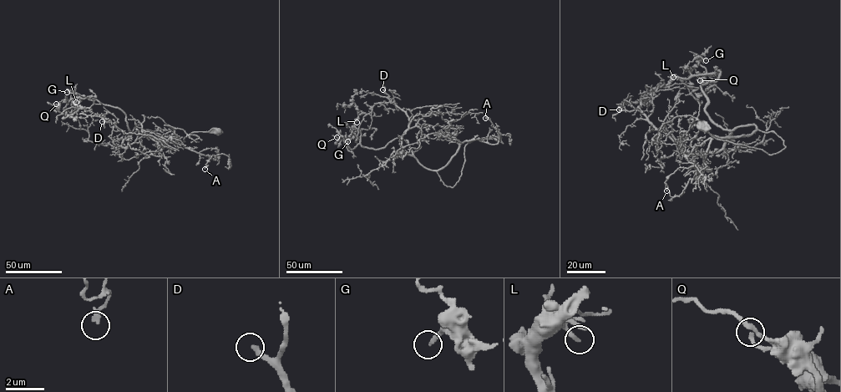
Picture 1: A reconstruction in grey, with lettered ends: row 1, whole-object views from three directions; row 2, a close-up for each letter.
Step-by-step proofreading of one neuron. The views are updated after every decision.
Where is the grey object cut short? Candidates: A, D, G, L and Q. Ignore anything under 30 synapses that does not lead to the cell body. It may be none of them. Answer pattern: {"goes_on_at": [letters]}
{"goes_on_at": ["D", "G"]}

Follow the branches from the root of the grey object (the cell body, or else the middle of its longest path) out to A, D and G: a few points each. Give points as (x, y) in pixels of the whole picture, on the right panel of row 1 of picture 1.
A: (701, 126), (770, 155), (785, 147), (773, 131), (714, 137), (703, 160), (711, 169), (678, 168), (666, 190)
D: (701, 126), (770, 155), (785, 147), (773, 131), (742, 125), (717, 150), (686, 153), (638, 110), (619, 109)
G: (701, 126), (770, 155), (785, 147), (773, 131), (710, 118), (701, 86), (720, 71), (706, 60)

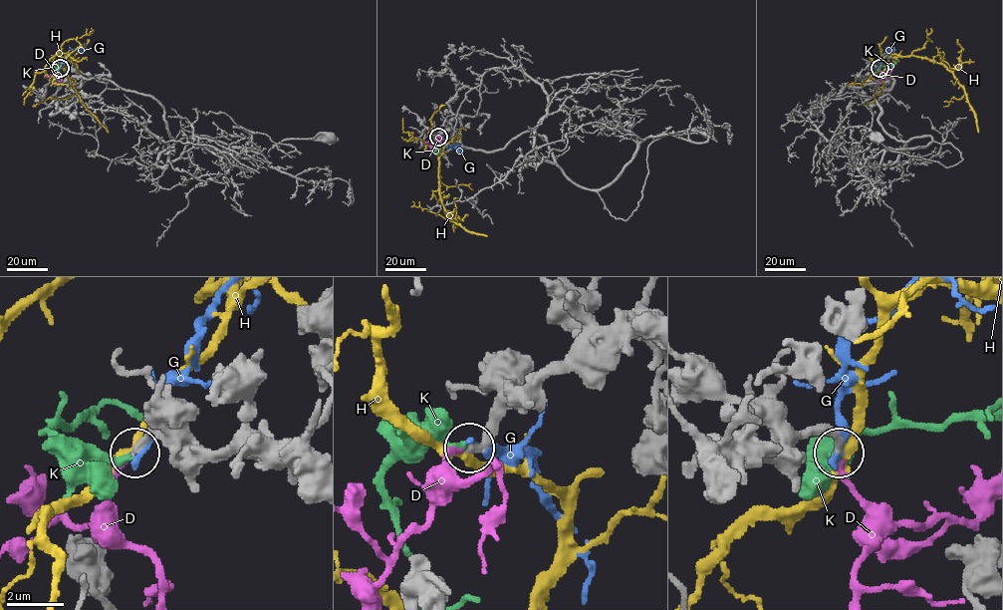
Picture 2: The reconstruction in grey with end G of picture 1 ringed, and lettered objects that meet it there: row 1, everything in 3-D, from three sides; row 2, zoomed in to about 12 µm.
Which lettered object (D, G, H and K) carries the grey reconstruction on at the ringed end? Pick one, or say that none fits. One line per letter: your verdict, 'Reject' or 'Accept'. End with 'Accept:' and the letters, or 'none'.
D: Reject
G: Reject
H: Reject
K: Accept
Accept: K

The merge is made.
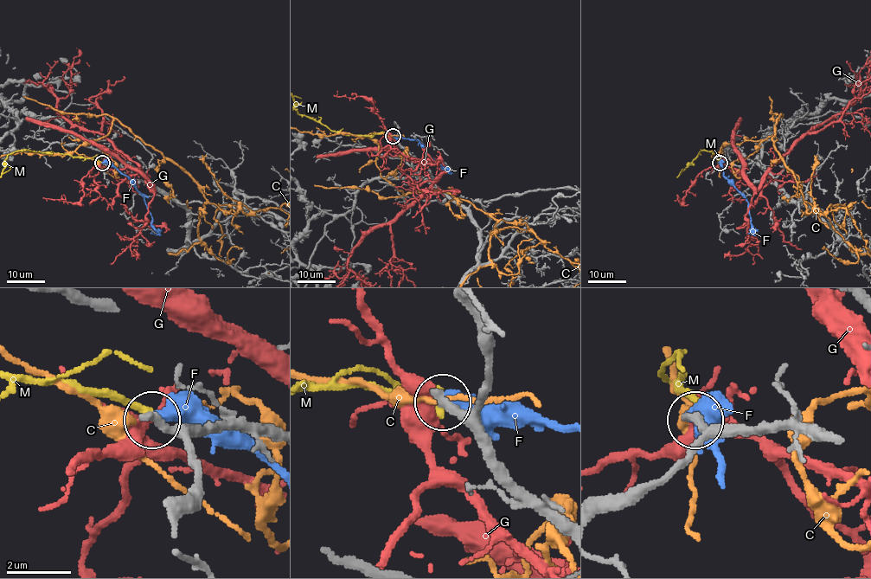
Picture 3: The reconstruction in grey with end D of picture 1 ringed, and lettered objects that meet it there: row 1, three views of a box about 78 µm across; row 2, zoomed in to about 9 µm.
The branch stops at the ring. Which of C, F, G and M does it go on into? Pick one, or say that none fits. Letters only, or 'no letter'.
no letter

